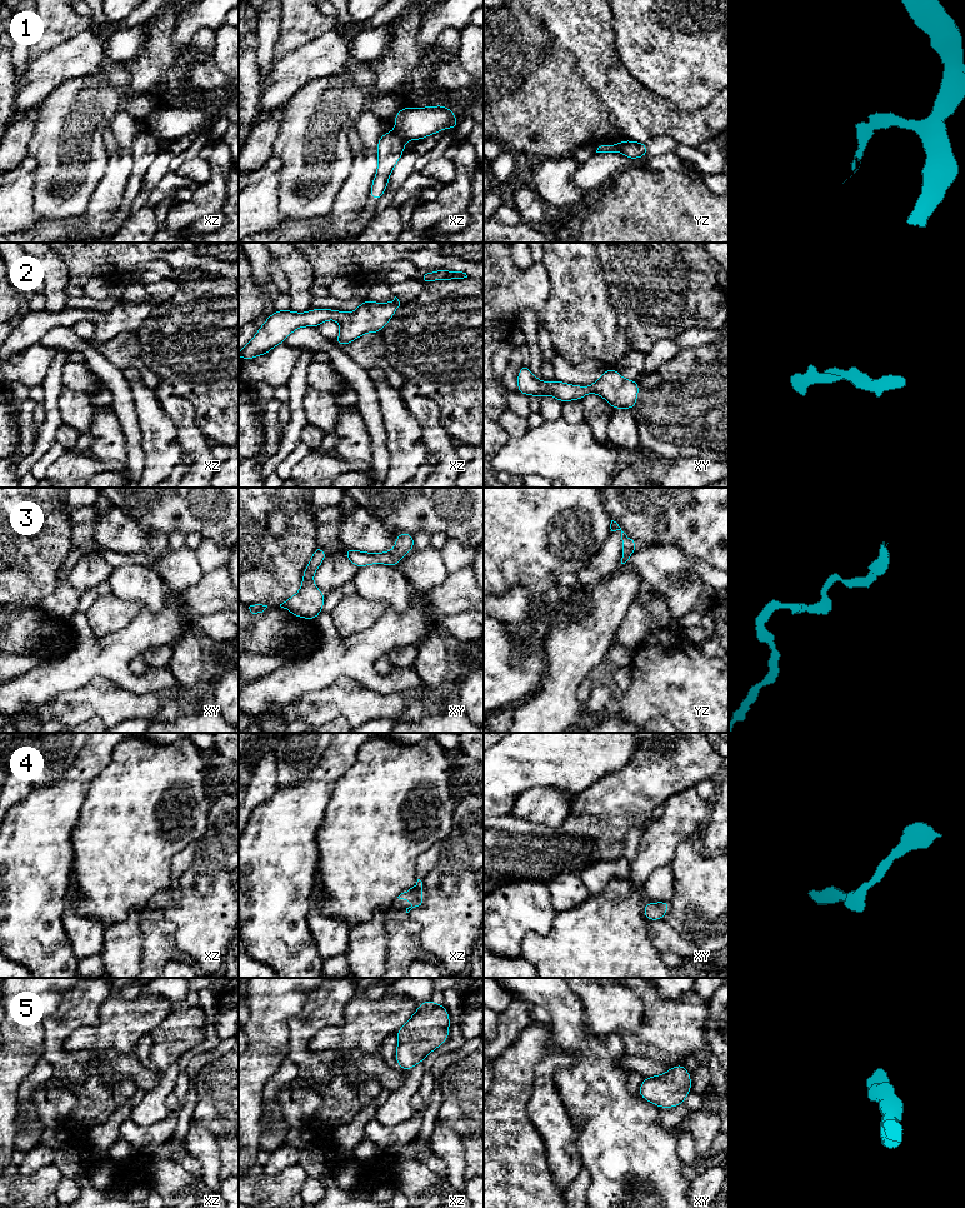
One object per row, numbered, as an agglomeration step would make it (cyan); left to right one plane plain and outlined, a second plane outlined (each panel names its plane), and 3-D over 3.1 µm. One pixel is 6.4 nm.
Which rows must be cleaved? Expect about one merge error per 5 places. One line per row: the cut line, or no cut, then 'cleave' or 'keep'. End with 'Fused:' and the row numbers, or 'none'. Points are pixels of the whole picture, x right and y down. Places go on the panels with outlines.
1: cut xz (394, 130), (404, 140); cleave
2: cut none; keep
3: cut none; keep
4: cut none; keep
5: cut none; keep
Fused: 1

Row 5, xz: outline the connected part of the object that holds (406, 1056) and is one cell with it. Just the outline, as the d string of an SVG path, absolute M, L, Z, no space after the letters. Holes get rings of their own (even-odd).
M432 1000L419 1003L418 1010L396 1032L395 1060L410 1070L449 1038L450 1017L446 1008Z

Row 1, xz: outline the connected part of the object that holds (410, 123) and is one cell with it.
M442 104L425 108L402 108L395 114L395 133L404 140L421 140L448 128L456 130L455 111Z

